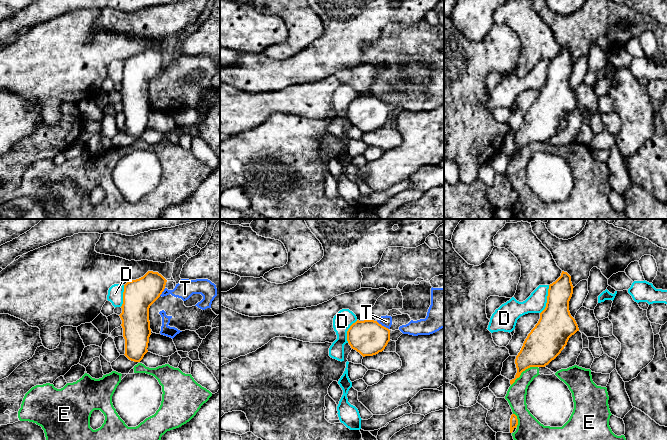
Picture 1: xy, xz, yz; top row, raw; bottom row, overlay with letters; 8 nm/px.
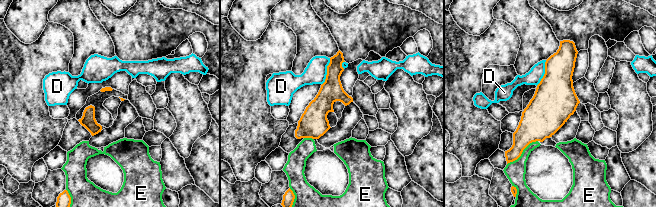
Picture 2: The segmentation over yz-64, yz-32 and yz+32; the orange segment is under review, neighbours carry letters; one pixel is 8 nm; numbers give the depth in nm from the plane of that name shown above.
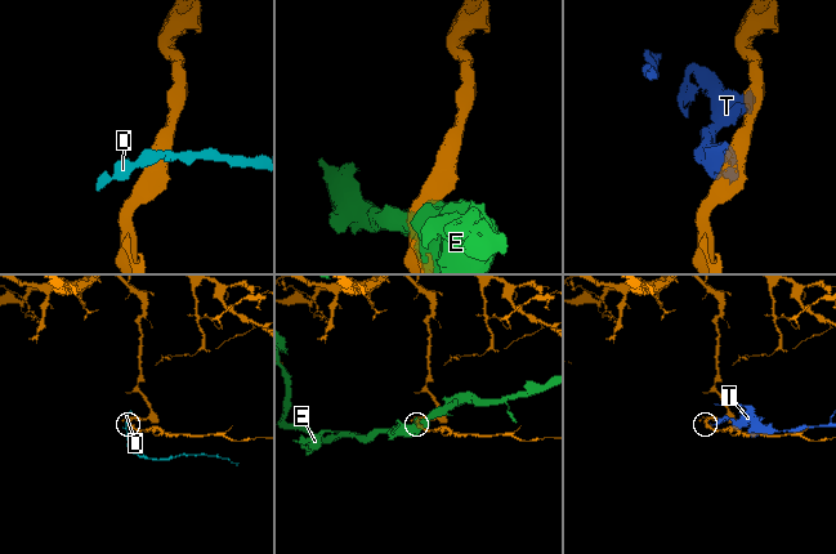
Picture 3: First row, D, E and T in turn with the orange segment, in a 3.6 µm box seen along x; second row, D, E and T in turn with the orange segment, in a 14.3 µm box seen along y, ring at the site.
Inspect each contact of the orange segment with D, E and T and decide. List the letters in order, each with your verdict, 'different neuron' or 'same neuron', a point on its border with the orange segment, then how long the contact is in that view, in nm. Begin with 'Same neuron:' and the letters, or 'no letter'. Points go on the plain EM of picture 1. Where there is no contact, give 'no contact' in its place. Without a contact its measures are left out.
Same neuron: D
D: same neuron; contact yz (547, 75); length 240 nm
E: different neuron; contact yz (523, 146); length 260 nm
T: different neuron; contact xz (381, 101); length 120 nm

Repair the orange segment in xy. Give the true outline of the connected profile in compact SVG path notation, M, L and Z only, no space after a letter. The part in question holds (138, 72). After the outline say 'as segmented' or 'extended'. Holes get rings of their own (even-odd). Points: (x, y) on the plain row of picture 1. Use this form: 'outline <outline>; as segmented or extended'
outline M148 47L143 53L124 61L122 89L125 132L140 138L148 128L151 111L149 84L160 73L167 56L158 48Z; as segmented

